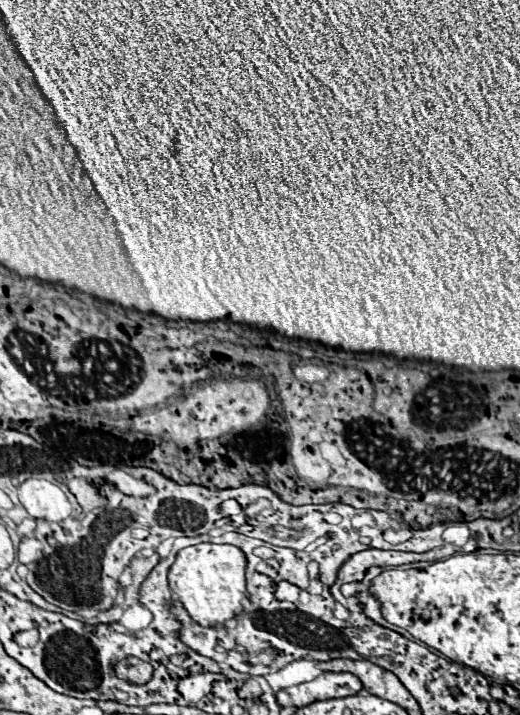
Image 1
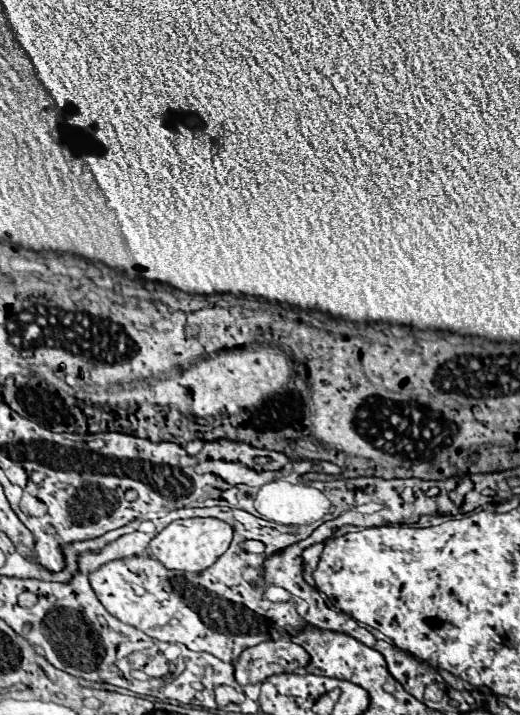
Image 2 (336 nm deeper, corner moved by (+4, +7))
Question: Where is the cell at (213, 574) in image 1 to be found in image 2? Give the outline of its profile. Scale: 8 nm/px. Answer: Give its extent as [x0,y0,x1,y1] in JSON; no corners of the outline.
[150,518,232,574]

